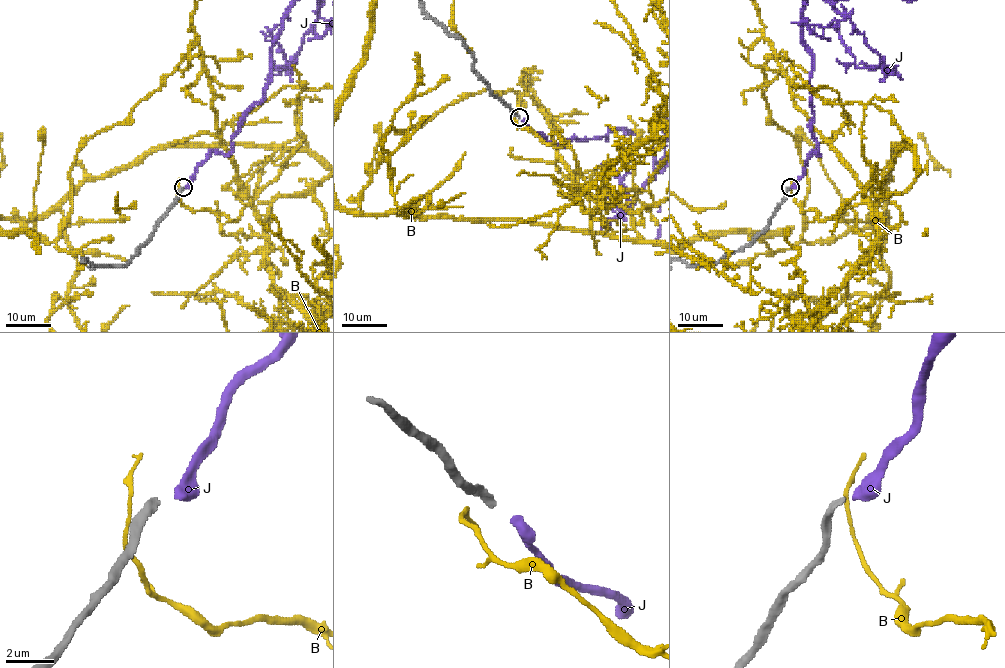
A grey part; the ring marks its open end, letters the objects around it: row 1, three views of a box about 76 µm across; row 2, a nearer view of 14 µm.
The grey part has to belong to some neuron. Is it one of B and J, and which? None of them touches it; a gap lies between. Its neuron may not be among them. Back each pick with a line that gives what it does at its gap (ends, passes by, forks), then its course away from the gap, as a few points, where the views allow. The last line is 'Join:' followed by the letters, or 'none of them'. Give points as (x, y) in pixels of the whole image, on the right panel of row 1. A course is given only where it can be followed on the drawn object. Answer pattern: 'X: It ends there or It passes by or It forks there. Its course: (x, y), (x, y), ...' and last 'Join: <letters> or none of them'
J: It ends there
Join: J

